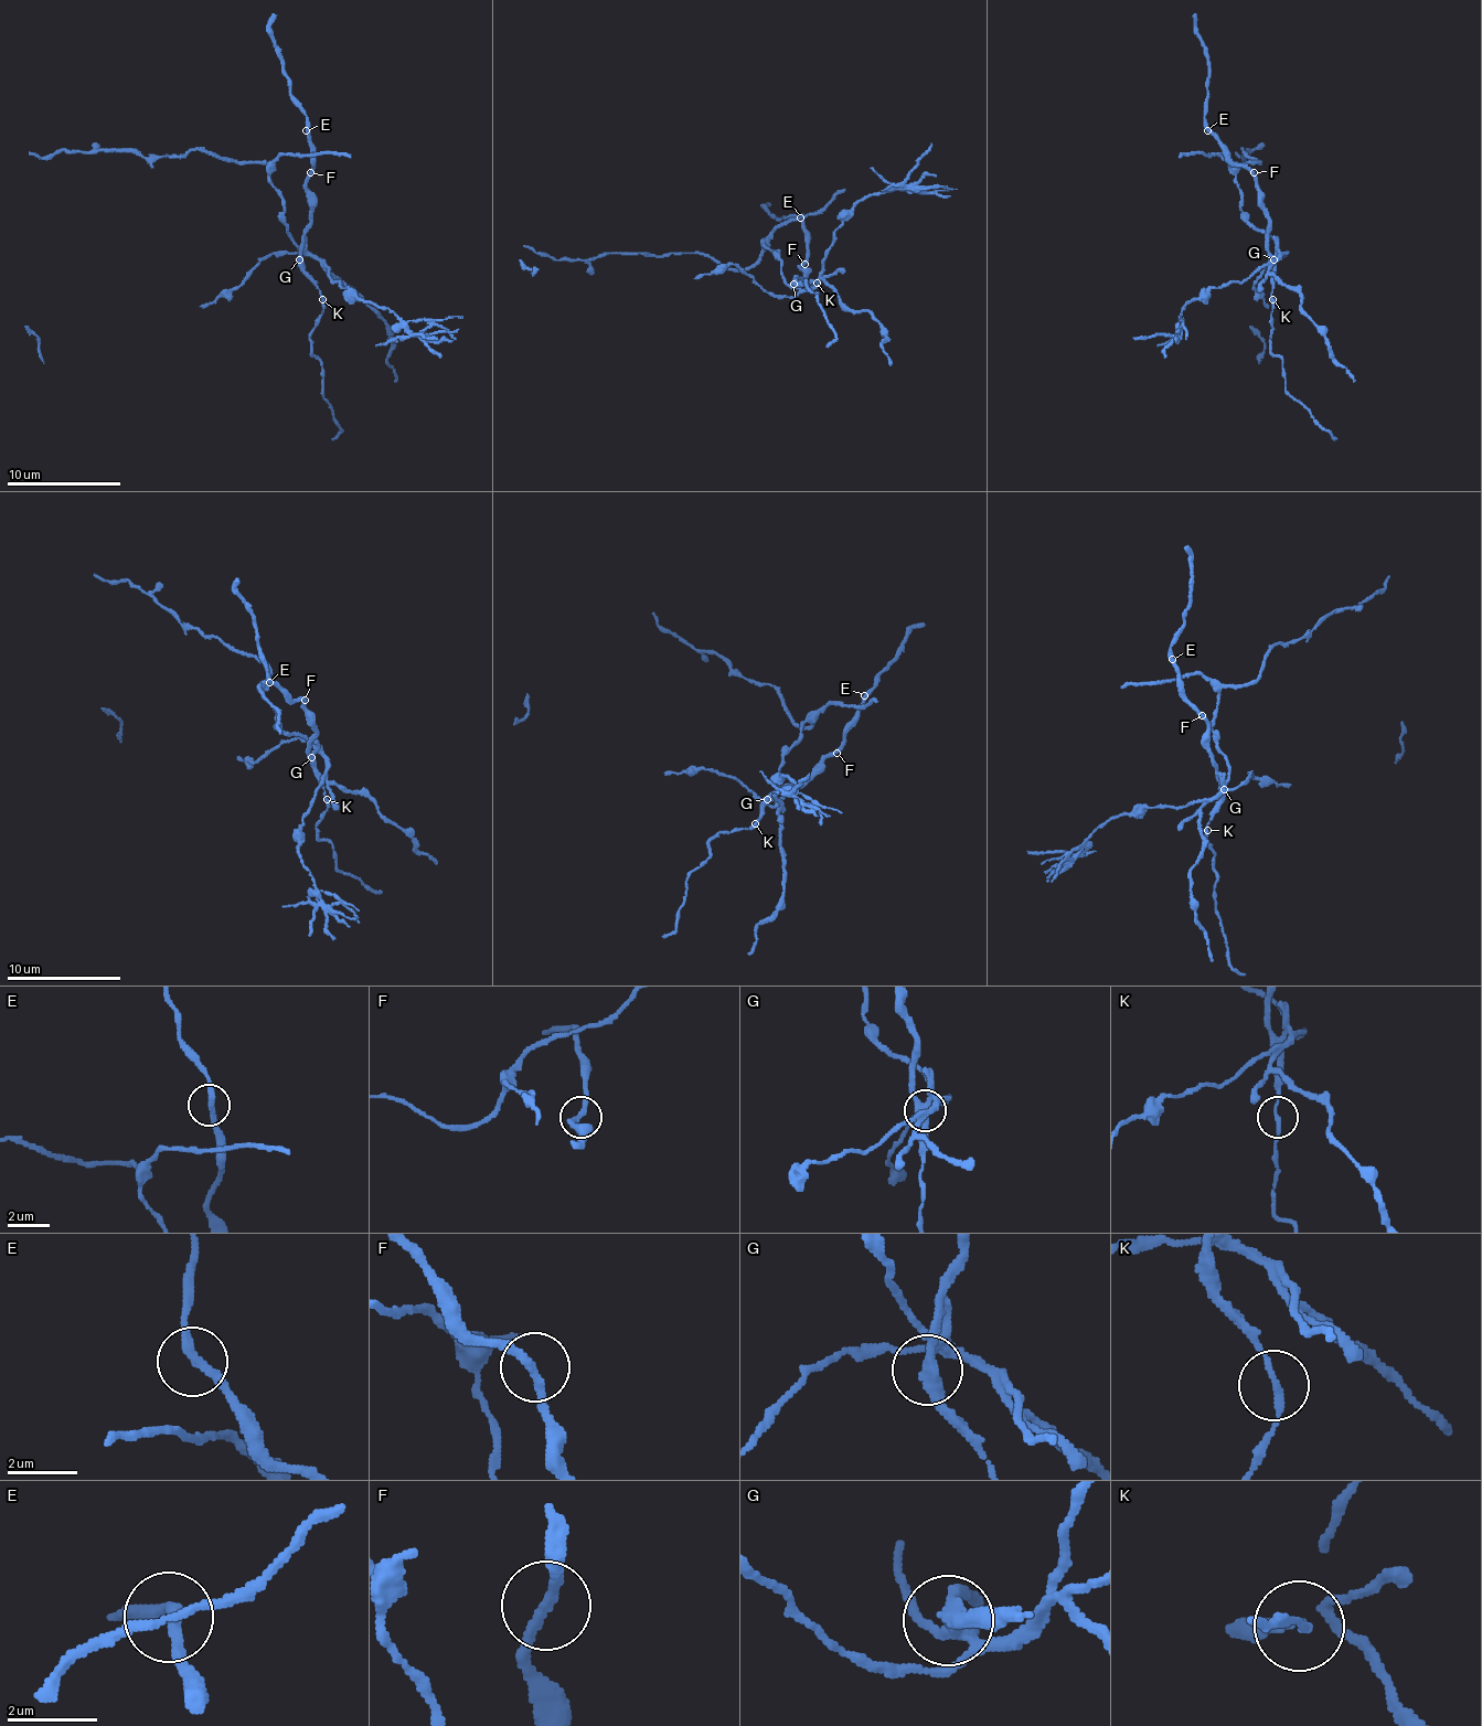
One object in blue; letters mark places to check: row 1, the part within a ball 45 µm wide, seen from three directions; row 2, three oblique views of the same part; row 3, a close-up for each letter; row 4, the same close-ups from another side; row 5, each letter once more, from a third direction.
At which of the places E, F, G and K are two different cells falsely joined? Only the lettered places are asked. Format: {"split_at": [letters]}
{"split_at": ["G", "K"]}

